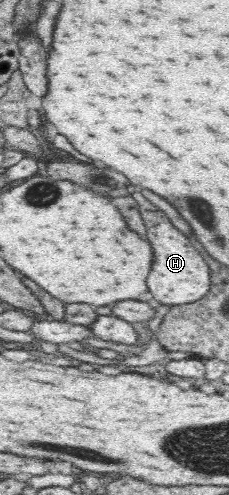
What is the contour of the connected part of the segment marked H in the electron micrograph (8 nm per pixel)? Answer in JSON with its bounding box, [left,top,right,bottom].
[133,191,211,306]

